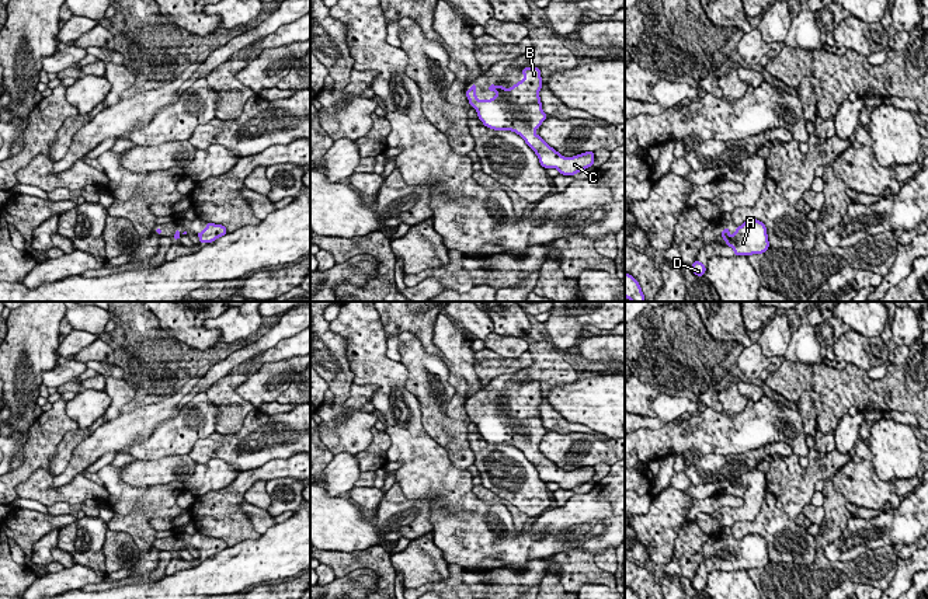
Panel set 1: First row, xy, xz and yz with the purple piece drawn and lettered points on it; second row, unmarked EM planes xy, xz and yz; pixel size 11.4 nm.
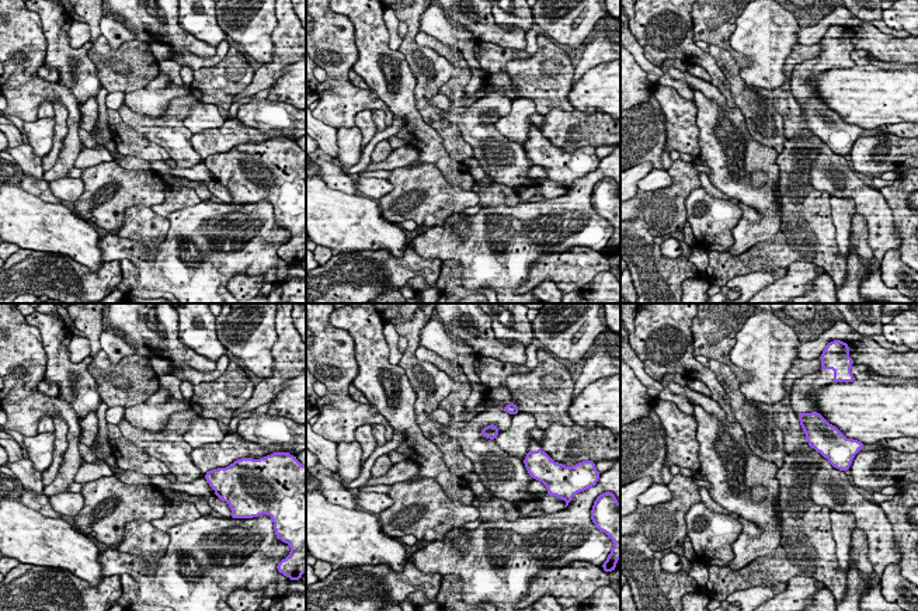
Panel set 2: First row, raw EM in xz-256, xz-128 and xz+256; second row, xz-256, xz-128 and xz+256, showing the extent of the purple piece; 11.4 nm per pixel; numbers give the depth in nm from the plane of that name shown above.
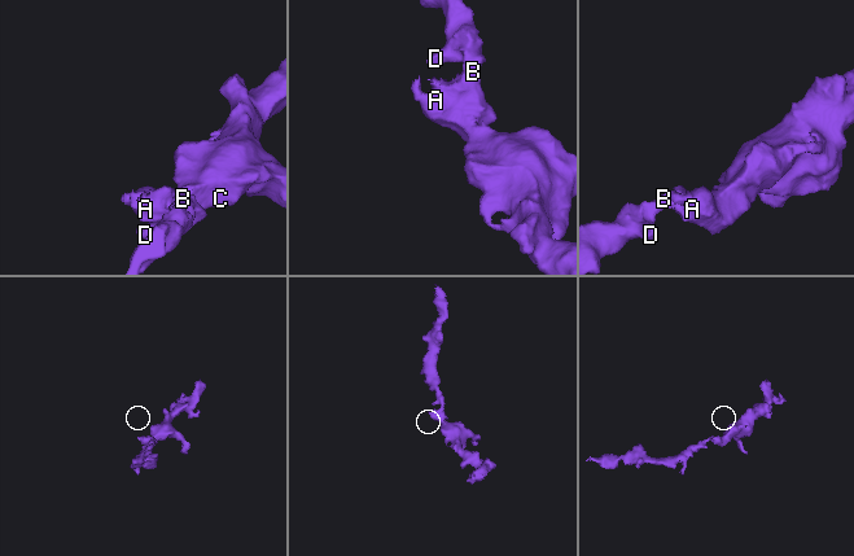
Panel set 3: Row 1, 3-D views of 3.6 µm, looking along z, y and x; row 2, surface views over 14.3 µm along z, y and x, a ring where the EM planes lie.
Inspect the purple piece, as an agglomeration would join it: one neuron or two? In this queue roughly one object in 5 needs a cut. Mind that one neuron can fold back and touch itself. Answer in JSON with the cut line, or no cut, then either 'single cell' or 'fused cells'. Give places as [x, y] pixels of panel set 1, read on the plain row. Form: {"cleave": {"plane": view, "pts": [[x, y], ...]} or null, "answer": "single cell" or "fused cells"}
{"cleave": null, "answer": "single cell"}

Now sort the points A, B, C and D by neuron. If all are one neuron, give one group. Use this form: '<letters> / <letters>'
A B C D

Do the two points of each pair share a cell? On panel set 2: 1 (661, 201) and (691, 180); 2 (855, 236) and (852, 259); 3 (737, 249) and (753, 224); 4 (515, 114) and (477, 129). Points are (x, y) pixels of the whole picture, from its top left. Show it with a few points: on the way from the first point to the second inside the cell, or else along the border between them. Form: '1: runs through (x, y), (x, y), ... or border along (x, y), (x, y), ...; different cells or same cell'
1: runs through (668, 201), (684, 186); same cell
2: border along (849, 242), (869, 267), (869, 274), (861, 284); different cells
3: runs through (741, 243), (750, 229); same cell
4: border along (494, 125), (506, 136), (522, 145); different cells

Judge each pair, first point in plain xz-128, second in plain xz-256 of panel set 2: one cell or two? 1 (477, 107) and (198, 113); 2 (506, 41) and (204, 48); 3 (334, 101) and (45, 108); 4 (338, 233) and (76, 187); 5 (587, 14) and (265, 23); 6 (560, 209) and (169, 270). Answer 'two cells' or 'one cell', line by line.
1: two cells
2: one cell
3: two cells
4: two cells
5: one cell
6: one cell

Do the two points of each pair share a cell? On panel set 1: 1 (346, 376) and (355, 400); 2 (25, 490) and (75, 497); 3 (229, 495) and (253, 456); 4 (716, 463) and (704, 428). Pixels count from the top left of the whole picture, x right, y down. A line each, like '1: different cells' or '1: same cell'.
1: different cells
2: same cell
3: different cells
4: different cells

